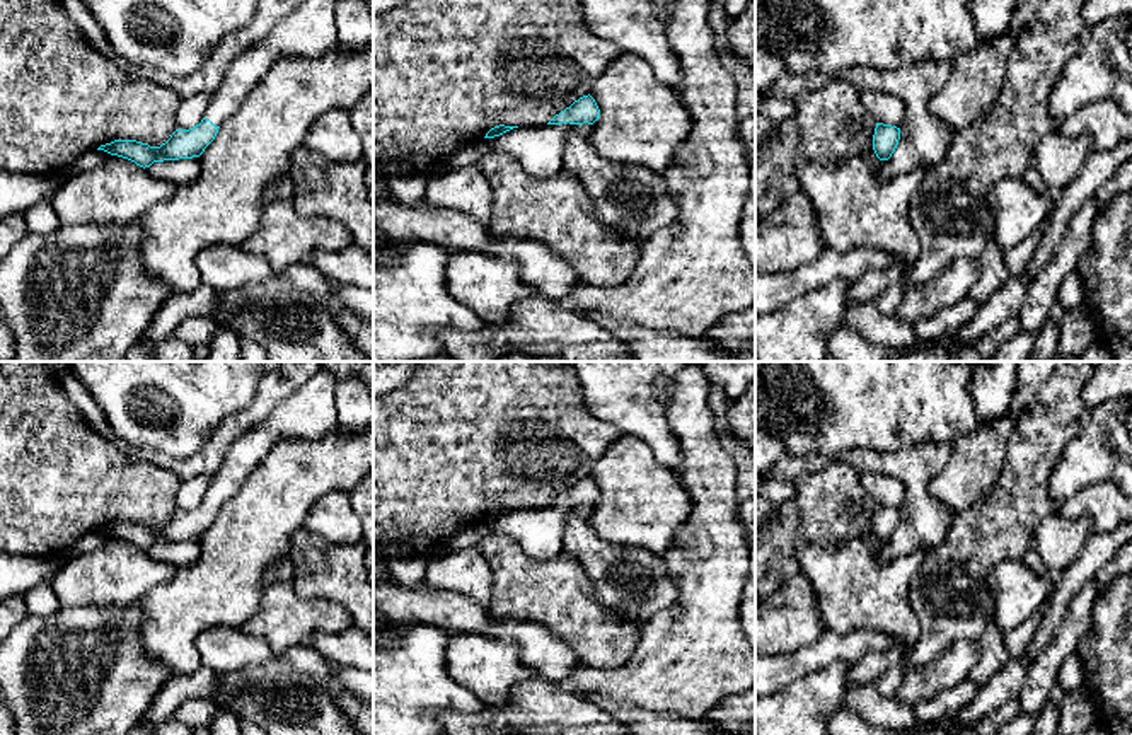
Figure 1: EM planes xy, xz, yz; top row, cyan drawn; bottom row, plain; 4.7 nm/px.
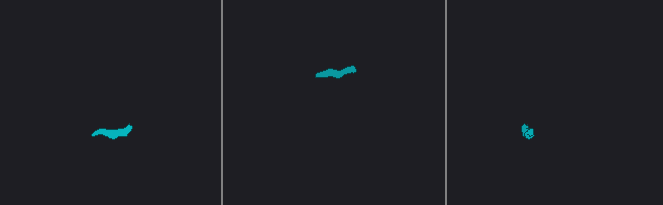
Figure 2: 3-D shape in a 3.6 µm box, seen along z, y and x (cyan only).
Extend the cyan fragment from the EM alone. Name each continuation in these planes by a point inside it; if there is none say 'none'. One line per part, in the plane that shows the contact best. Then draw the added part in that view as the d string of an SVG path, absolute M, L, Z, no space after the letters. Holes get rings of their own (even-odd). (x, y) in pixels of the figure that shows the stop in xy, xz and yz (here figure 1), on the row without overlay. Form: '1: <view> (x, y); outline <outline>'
1: xy (311, 413); outline M321 370L261 425L242 433L210 479L205 500L220 508L242 488L247 476L278 440L317 440L334 431L338 428L336 385L338 379L329 370Z

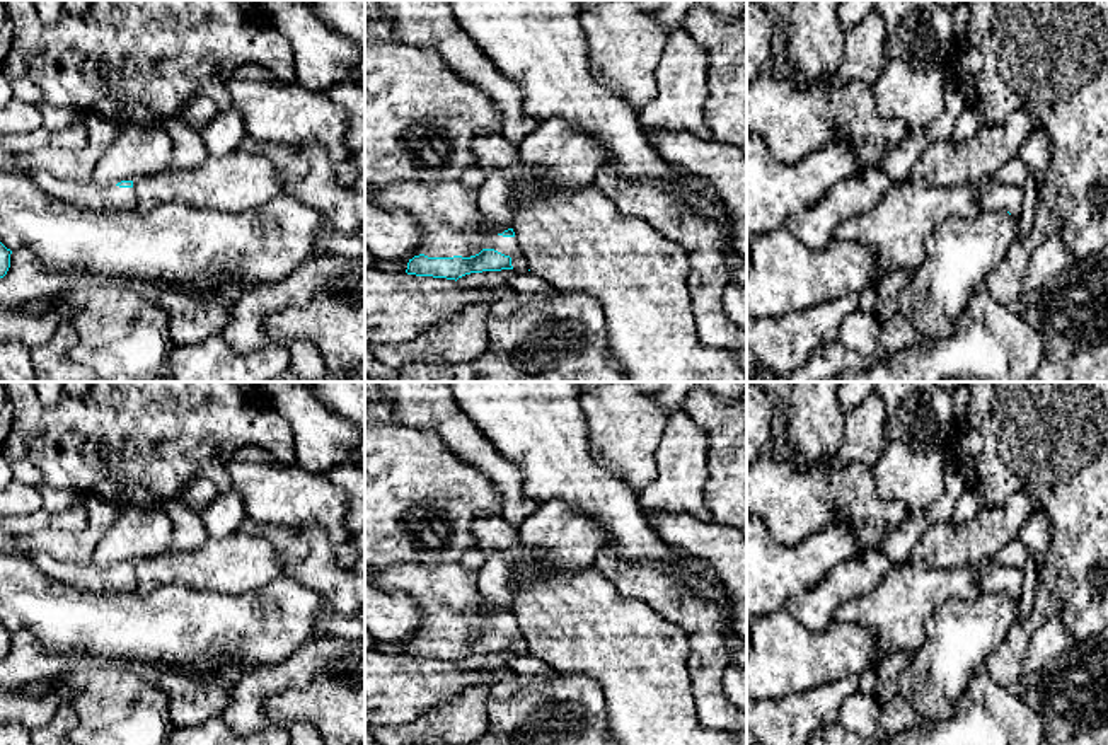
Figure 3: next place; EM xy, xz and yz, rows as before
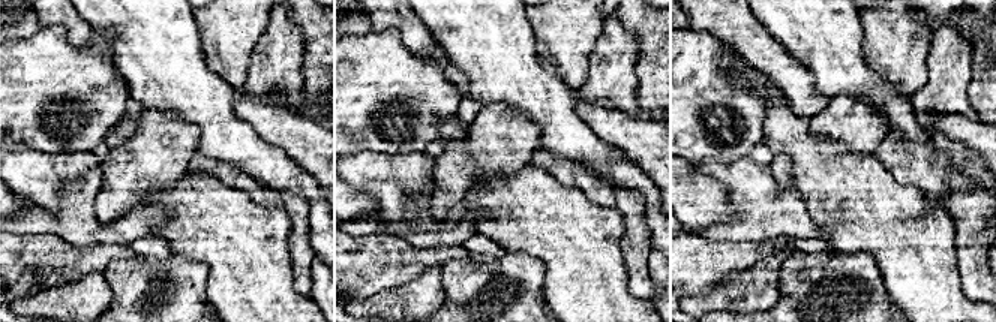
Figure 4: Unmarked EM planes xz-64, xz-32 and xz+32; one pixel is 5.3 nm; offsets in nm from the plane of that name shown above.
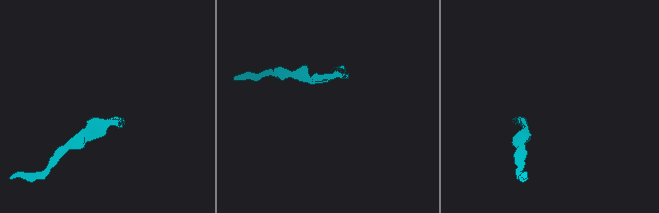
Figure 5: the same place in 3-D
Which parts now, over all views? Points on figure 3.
1: xz (450, 602); outline M397 563L385 568L375 568L375 581L387 592L406 592L421 609L424 638L428 639L470 639L482 631L494 631L511 639L515 656L528 653L527 639L515 619L503 619L505 612L489 615L484 610L484 598L477 588L477 573L465 569L459 563L426 566L421 563Z

